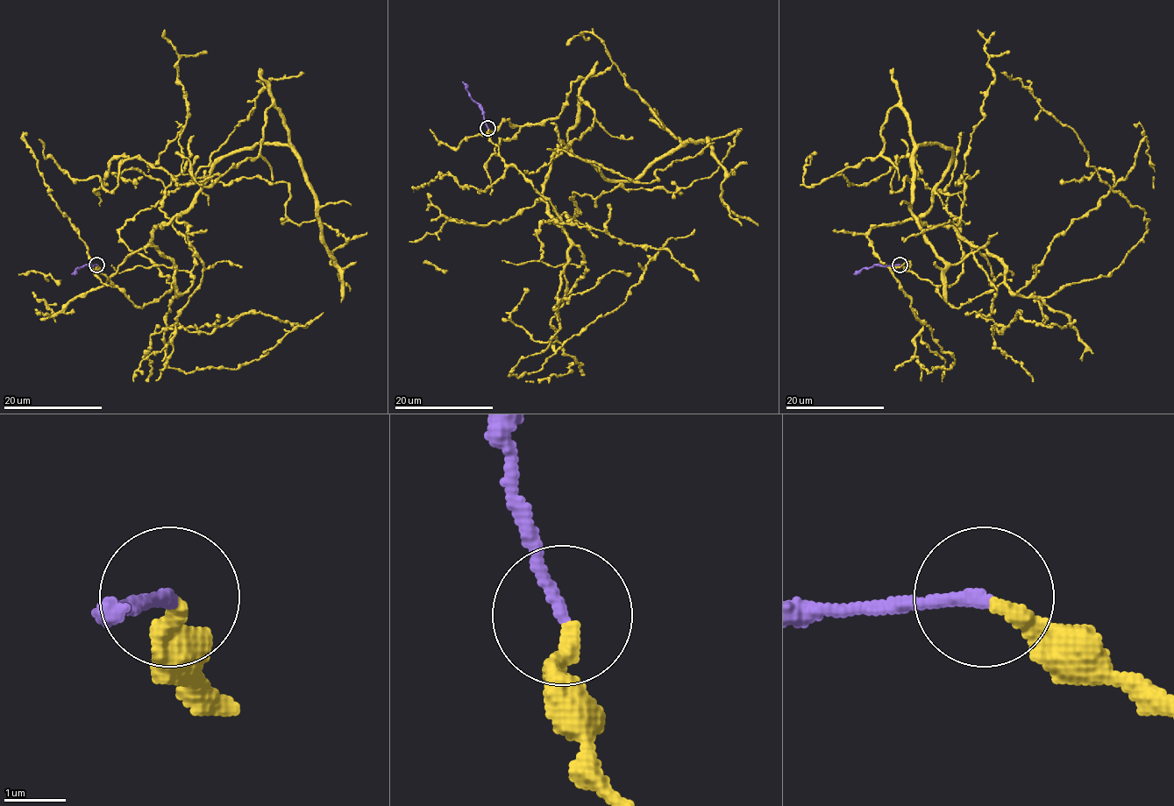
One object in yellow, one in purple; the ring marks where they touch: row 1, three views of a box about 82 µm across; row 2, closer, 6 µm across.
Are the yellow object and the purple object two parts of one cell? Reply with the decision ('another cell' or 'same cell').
same cell

